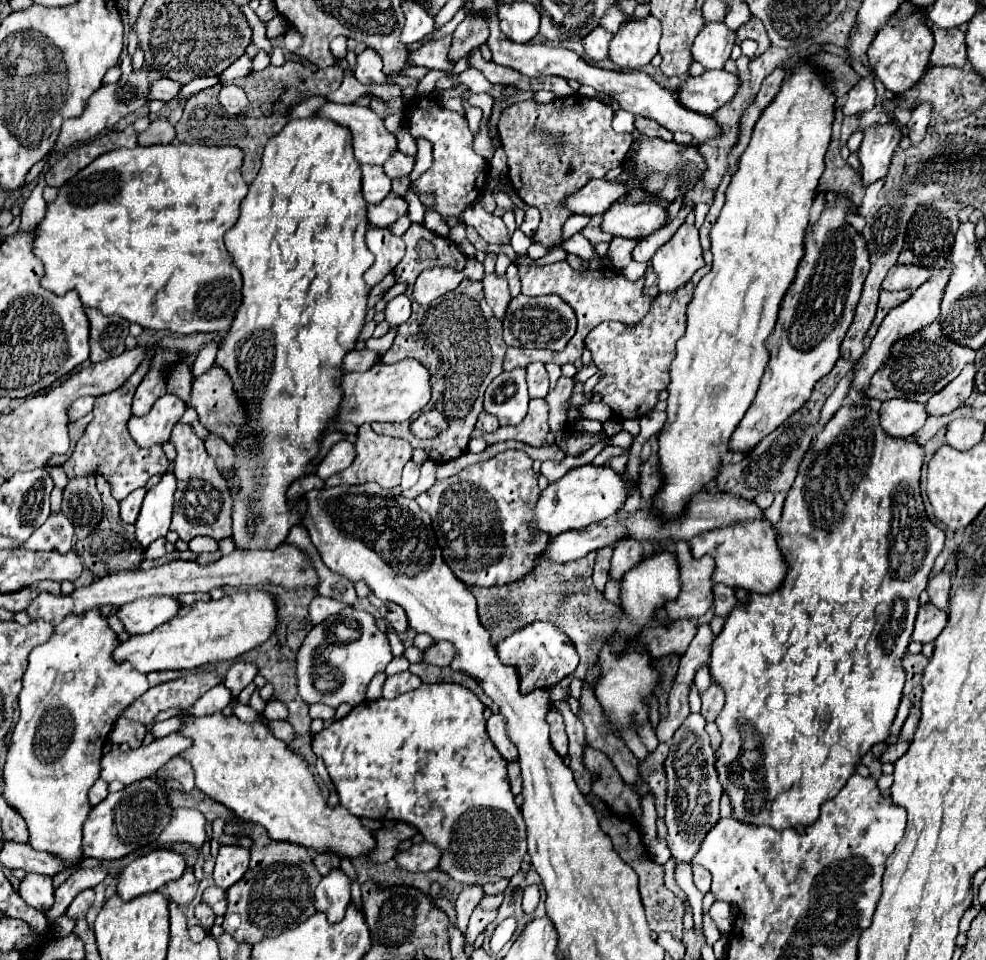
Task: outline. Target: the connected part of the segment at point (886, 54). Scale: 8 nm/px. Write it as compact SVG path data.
M905 3L877 33L875 41L867 49L869 67L877 75L877 79L889 89L891 93L899 95L907 89L911 89L927 71L929 55L933 49L933 37L931 29L923 23L923 13L913 7L911 3Z

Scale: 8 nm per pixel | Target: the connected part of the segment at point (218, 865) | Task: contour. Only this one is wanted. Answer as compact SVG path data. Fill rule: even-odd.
M221 845L215 859L215 885L227 891L233 883L237 883L249 867L249 855L251 853L245 847Z

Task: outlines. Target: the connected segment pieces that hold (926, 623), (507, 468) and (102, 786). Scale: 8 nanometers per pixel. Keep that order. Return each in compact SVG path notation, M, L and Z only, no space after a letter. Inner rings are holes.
M927 603L919 607L917 621L915 621L915 631L913 631L913 641L919 643L929 643L935 641L935 637L943 631L947 625L947 613L943 609L937 609L935 605Z
M503 451L445 481L437 481L435 487L415 499L433 519L443 559L465 585L493 587L521 581L539 565L551 537L537 531L531 521L539 501L531 463L523 451ZM533 539L535 543L531 543Z
M97 779L95 785L89 789L89 803L97 805L107 797L107 783L103 779Z

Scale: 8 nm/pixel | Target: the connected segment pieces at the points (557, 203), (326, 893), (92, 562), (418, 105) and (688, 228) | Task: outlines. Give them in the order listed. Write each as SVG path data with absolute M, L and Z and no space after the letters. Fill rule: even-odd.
M583 95L555 99L553 103L521 101L501 115L497 129L501 147L507 153L509 183L527 205L541 211L541 223L533 241L545 249L563 245L563 225L573 215L565 203L567 197L577 193L591 179L601 179L607 171L623 163L633 137L615 133L611 119L613 109L607 103ZM549 135L561 137L563 147L555 149L549 145Z
M333 869L315 889L315 909L325 913L329 923L339 923L351 905L349 877L341 869Z
M101 473L93 475L97 481L97 489L103 499L103 519L99 525L83 539L77 543L77 553L83 559L83 563L93 571L93 573L107 573L107 571L121 571L121 569L137 569L137 565L143 561L143 549L135 545L135 527L127 525L119 517L119 501L111 495L109 483L103 479Z
M417 97L405 107L405 121L409 123L409 133L413 139L427 139L433 147L433 165L427 169L417 181L421 193L435 195L433 209L443 217L459 215L471 201L475 201L483 189L489 175L489 165L483 157L473 151L473 135L467 127L463 115L445 109L443 105L435 103L435 99Z
M683 223L669 243L657 249L653 257L653 269L657 273L659 291L673 291L687 283L697 269L705 265L701 257L699 231L695 225Z

